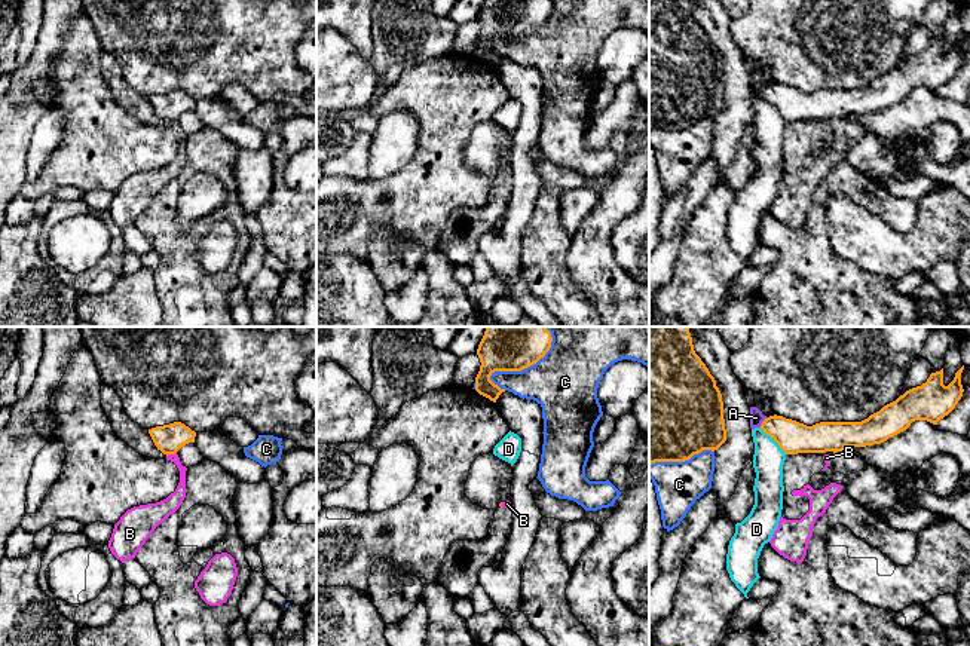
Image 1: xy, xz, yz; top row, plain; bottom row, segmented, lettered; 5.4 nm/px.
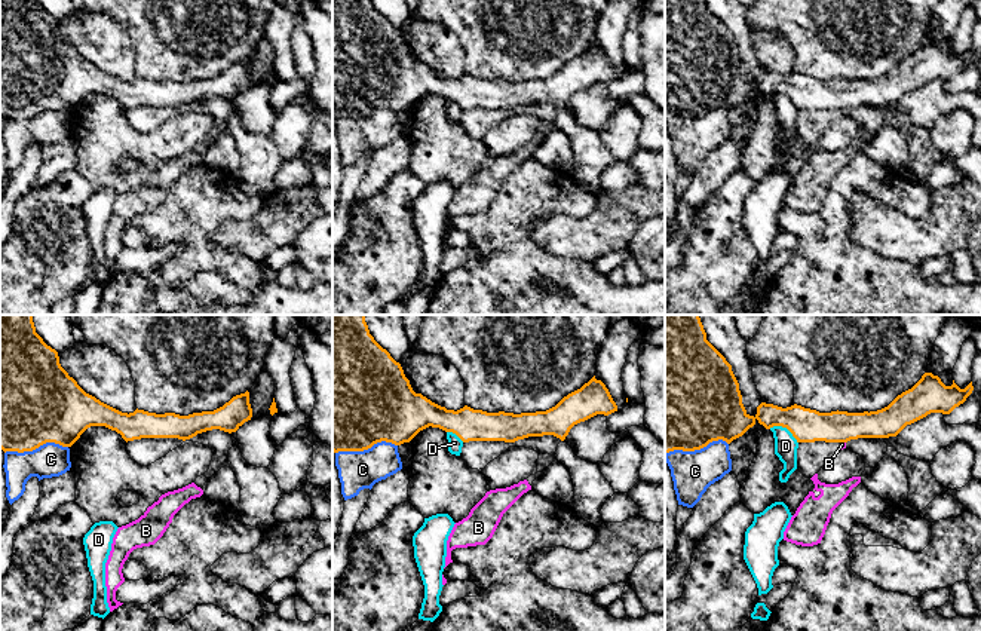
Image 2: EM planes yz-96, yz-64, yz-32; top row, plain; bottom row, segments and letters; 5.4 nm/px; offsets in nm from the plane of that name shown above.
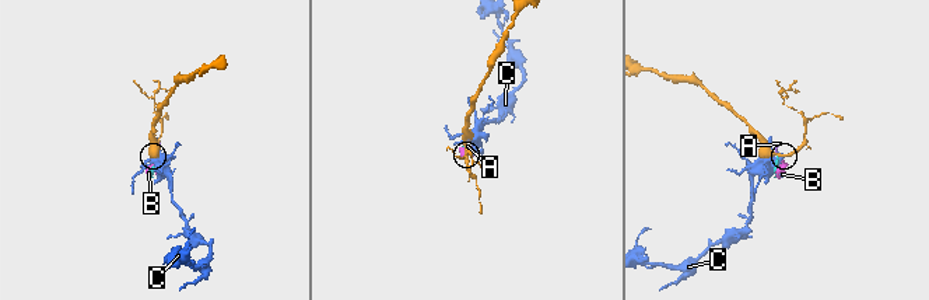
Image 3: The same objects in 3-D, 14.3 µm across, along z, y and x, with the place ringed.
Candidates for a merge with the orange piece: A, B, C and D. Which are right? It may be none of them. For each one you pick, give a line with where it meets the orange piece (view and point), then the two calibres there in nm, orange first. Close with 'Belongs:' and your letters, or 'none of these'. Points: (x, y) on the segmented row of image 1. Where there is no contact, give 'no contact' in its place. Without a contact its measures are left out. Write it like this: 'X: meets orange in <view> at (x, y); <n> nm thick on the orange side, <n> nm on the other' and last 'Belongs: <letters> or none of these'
Belongs: none of these

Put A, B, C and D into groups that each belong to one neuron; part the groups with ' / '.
A D / B / C

